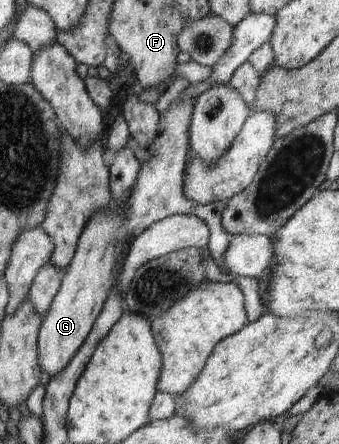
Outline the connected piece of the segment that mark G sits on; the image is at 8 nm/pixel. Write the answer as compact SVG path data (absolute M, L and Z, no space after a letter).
M192 91L182 93L177 101L169 104L167 111L159 115L159 127L148 148L150 158L140 162L138 176L123 205L119 207L112 198L109 205L101 211L96 211L82 229L76 252L64 270L60 288L42 318L38 333L38 360L42 370L50 377L62 371L80 348L115 286L121 259L127 256L126 250L140 233L148 230L155 222L172 215L192 215L203 220L212 234L212 241L207 246L209 254L221 268L223 254L232 237L223 229L221 223L221 214L226 203L216 201L215 204L199 205L183 195L183 177L187 153L190 152L189 124L193 113L193 100Z

